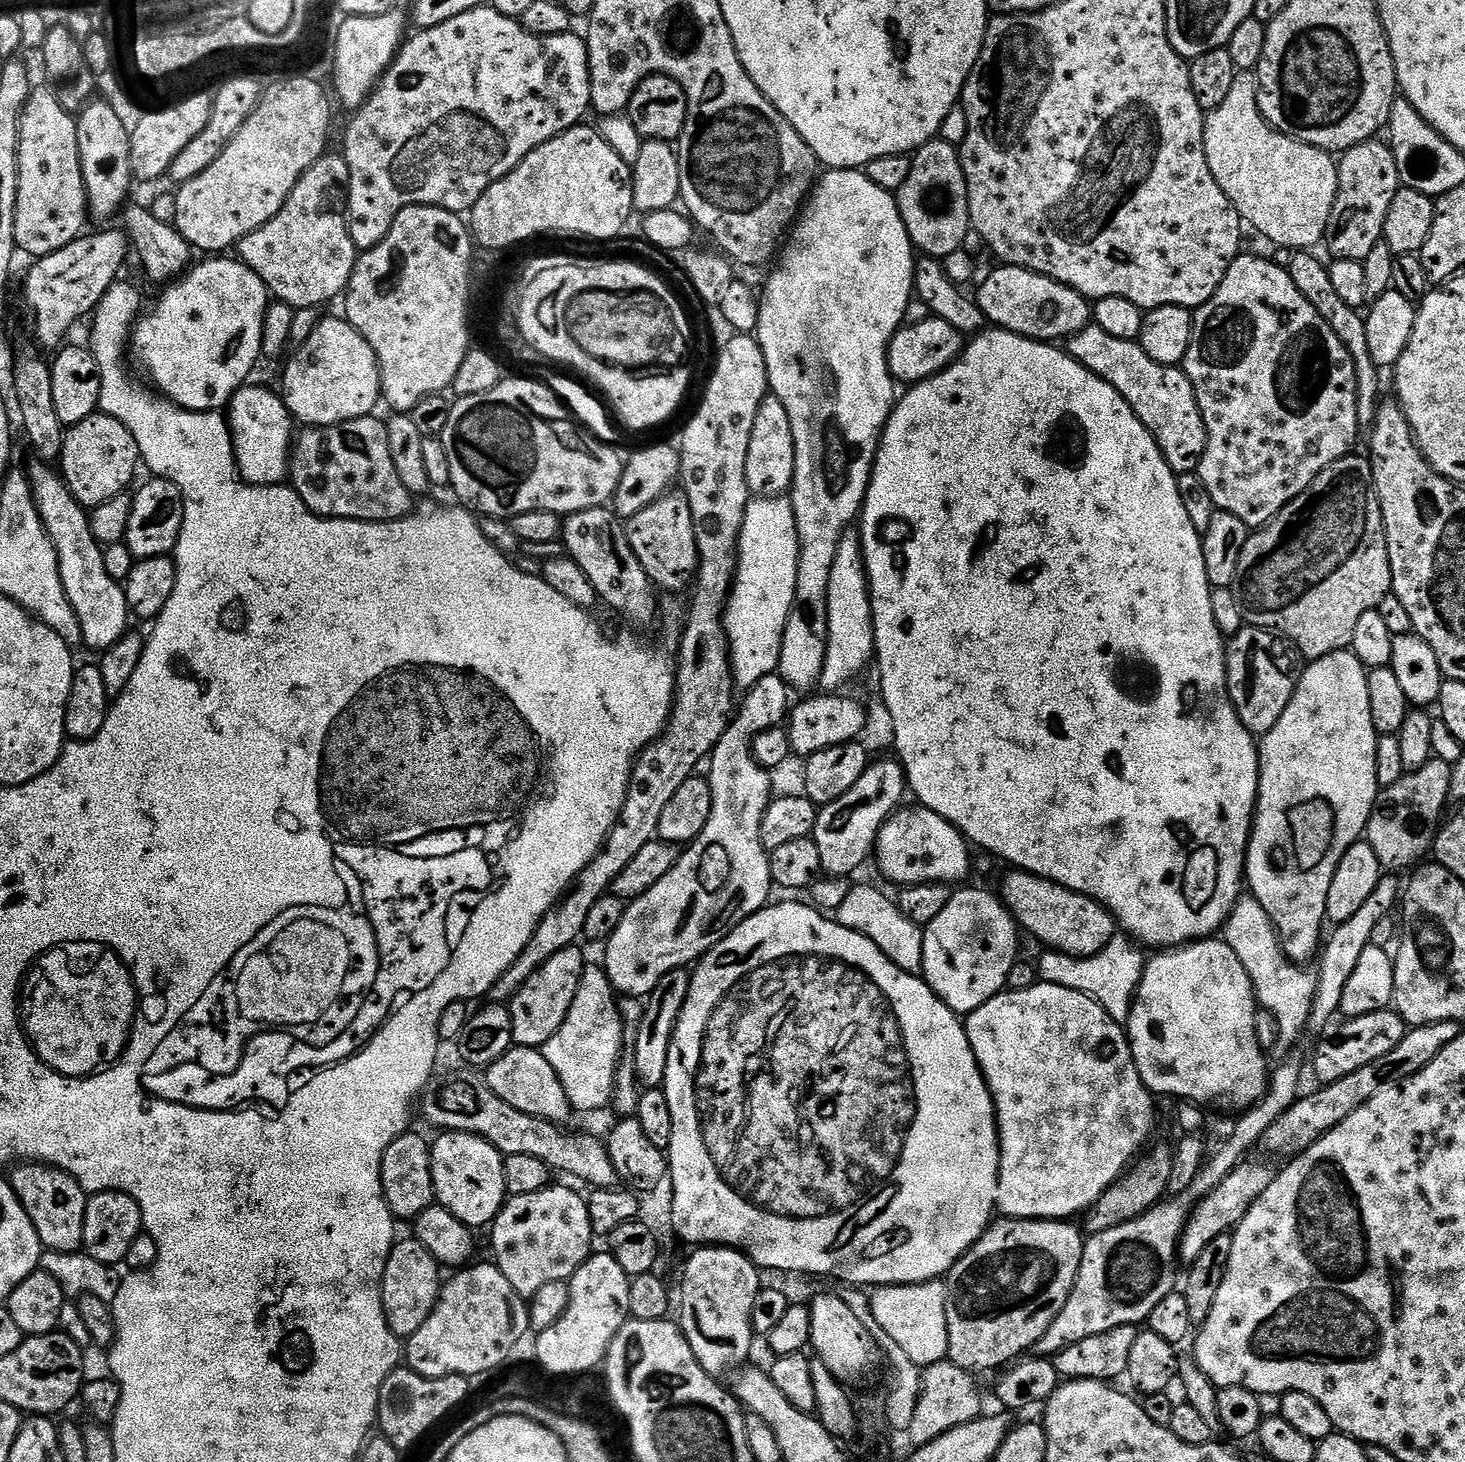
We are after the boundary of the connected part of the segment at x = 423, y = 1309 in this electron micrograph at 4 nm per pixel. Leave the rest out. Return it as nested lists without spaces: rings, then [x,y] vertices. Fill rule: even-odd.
[[[400,1238],[392,1245],[392,1252],[388,1255],[386,1270],[380,1283],[380,1293],[386,1322],[396,1336],[413,1336],[418,1326],[422,1326],[422,1322],[430,1318],[434,1306],[440,1301],[440,1272],[442,1273],[441,1265],[436,1263],[430,1250],[426,1250],[426,1246],[422,1246],[422,1242],[415,1238]]]

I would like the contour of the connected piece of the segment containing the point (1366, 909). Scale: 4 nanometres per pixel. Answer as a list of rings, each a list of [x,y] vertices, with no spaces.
[[[1381,875],[1378,886],[1374,886],[1374,894],[1370,894],[1370,898],[1366,898],[1366,902],[1362,902],[1360,909],[1351,918],[1346,918],[1346,922],[1335,925],[1329,936],[1327,933],[1326,939],[1318,952],[1320,968],[1315,969],[1316,989],[1308,1015],[1307,1031],[1309,1033],[1320,1031],[1320,1033],[1323,1033],[1337,1019],[1340,1003],[1342,1002],[1342,993],[1346,990],[1349,978],[1354,974],[1354,966],[1358,966],[1358,958],[1362,954],[1362,950],[1366,950],[1366,946],[1372,943],[1374,926],[1385,923],[1389,919],[1388,911],[1391,908],[1393,911],[1401,899],[1402,884],[1401,881],[1399,884],[1396,880],[1399,879],[1395,875]]]

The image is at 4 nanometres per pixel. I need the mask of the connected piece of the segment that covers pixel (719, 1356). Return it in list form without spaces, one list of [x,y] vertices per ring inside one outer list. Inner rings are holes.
[[[700,1246],[695,1249],[696,1252],[688,1261],[684,1264],[684,1281],[680,1284],[680,1300],[678,1296],[678,1308],[680,1304],[680,1317],[678,1317],[678,1323],[680,1325],[680,1331],[684,1333],[686,1342],[690,1342],[690,1350],[694,1350],[694,1354],[698,1358],[700,1365],[710,1373],[711,1376],[717,1378],[723,1377],[723,1372],[731,1373],[733,1370],[739,1369],[741,1365],[745,1363],[744,1360],[752,1352],[752,1340],[754,1341],[754,1333],[752,1331],[752,1323],[750,1322],[750,1310],[754,1306],[754,1298],[758,1298],[762,1287],[761,1269],[757,1268],[752,1263],[752,1259],[745,1253],[741,1252],[739,1248],[726,1248],[723,1246]]]

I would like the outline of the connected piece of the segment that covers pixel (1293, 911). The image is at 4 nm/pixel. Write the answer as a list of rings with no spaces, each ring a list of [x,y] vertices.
[[[1351,650],[1326,654],[1321,660],[1311,661],[1309,668],[1299,673],[1296,689],[1286,706],[1282,710],[1282,718],[1274,722],[1274,730],[1270,730],[1259,741],[1260,749],[1260,789],[1256,795],[1256,814],[1252,822],[1252,835],[1248,837],[1248,855],[1244,857],[1244,870],[1246,873],[1246,888],[1251,896],[1262,902],[1262,910],[1276,927],[1276,936],[1285,956],[1293,962],[1308,962],[1317,955],[1318,947],[1322,942],[1320,927],[1326,924],[1326,894],[1330,894],[1330,882],[1334,882],[1334,870],[1338,870],[1338,862],[1342,862],[1342,854],[1351,844],[1365,835],[1368,819],[1376,801],[1376,793],[1380,791],[1380,783],[1376,777],[1376,763],[1374,750],[1376,749],[1377,733],[1374,722],[1370,722],[1370,693],[1366,691],[1367,671],[1363,662]]]

